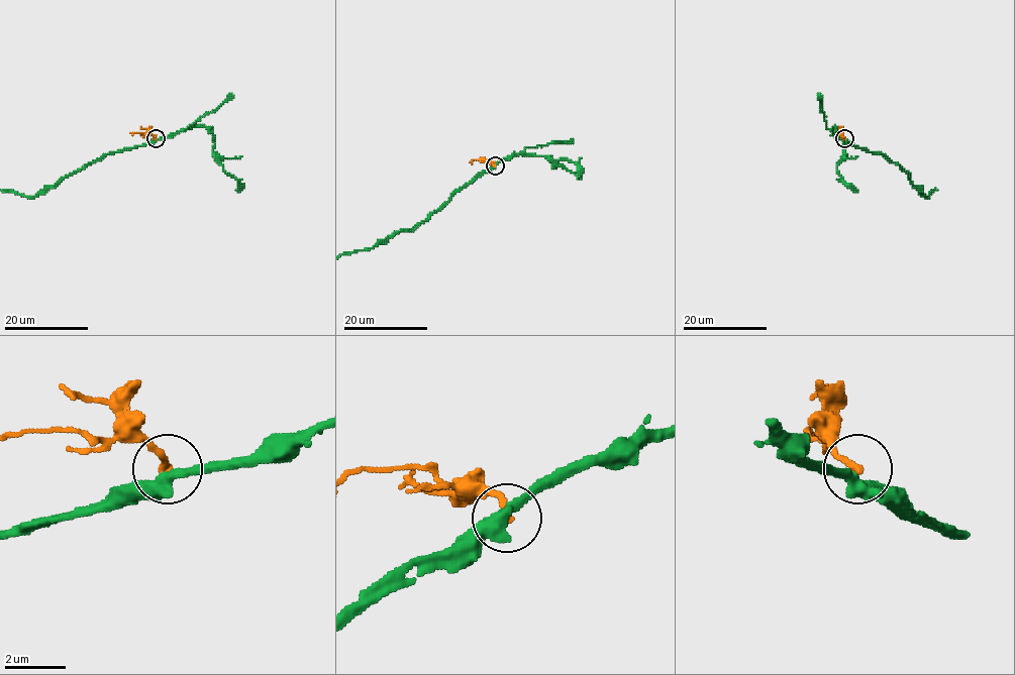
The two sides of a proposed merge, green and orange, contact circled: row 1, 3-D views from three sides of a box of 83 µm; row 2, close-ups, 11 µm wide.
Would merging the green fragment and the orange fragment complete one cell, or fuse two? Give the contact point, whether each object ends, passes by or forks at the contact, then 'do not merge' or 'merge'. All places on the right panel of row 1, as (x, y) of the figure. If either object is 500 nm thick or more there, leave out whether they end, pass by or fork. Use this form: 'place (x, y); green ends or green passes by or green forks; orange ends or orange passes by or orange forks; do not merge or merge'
place (844, 138); green passes by; orange ends; do not merge

